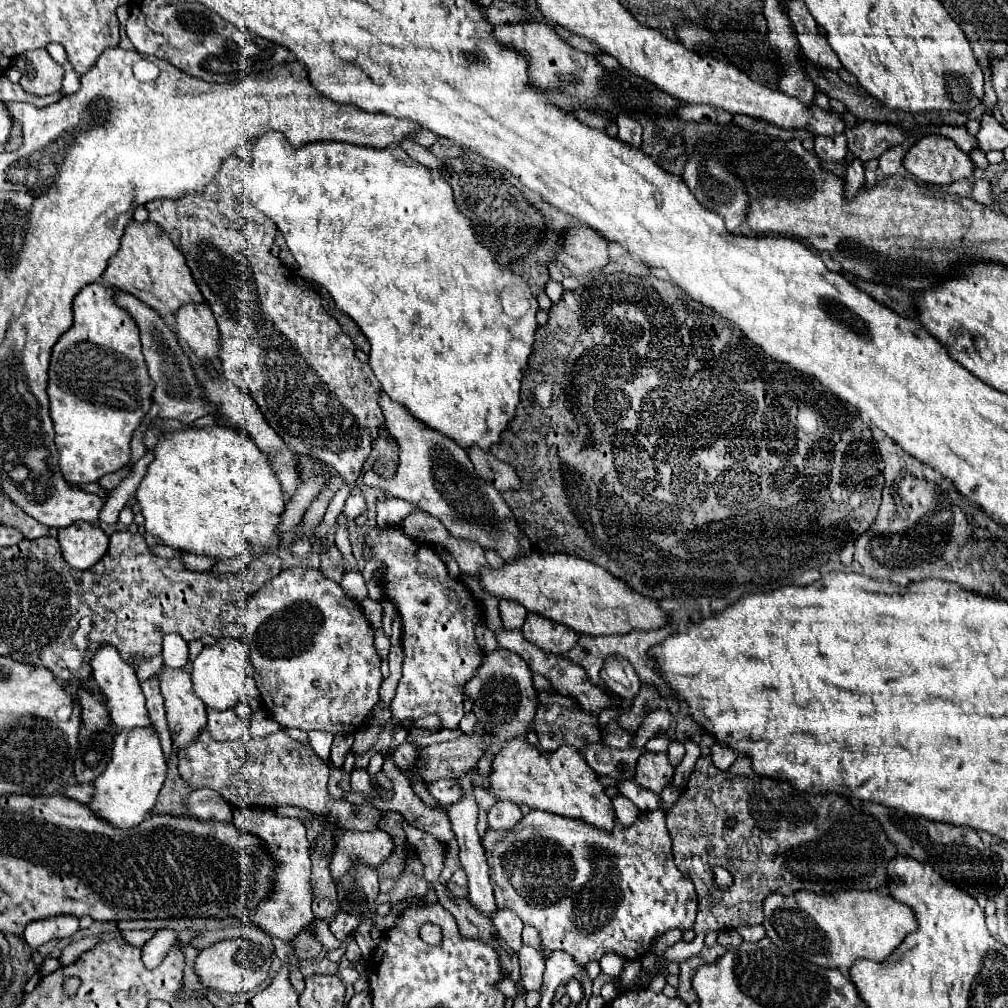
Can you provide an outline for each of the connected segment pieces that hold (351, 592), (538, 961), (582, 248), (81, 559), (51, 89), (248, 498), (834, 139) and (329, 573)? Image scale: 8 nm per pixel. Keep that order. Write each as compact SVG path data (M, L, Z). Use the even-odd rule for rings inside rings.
M348 571L348 573L344 573L340 587L342 587L344 593L346 593L350 599L354 599L356 603L362 603L362 601L368 597L368 591L366 591L366 585L364 585L364 577L362 577L358 571Z
M522 947L518 951L520 959L520 979L526 991L540 989L542 973L544 973L544 955L536 951L536 947Z
M574 227L564 231L564 247L558 253L558 261L578 273L590 273L602 269L608 263L608 239L602 239L592 227Z
M78 521L70 527L58 529L58 543L64 559L76 569L88 569L96 565L108 549L108 535L86 521Z
M46 49L26 51L14 57L14 65L22 73L20 85L34 95L52 95L60 91L64 69Z
M226 425L164 431L150 453L154 459L136 489L138 505L146 517L144 527L150 535L160 537L172 549L210 555L218 561L238 557L244 551L262 555L268 547L278 547L276 527L284 511L284 495L270 461L250 439L250 433Z
M832 135L832 137L816 137L814 141L814 153L822 161L840 161L846 157L846 137L844 135Z
M332 547L332 549L324 551L322 557L324 557L324 563L320 565L320 571L330 579L340 579L340 575L342 575L342 557L340 557L340 553Z

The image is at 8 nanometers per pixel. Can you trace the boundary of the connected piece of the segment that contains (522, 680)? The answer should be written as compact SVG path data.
M508 649L484 653L482 665L464 687L464 695L474 701L472 713L478 717L478 725L500 741L510 741L524 735L534 721L538 707L538 691L532 685L532 669L518 653Z

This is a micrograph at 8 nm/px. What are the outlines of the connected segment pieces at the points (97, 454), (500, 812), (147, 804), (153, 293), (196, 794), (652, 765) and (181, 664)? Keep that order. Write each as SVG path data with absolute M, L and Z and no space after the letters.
M94 283L94 285L86 285L74 299L74 323L70 327L70 331L66 331L66 335L62 335L62 339L58 339L54 351L52 351L52 357L50 357L50 371L48 371L48 399L50 399L50 417L54 421L54 431L56 431L56 449L58 449L58 465L60 465L60 471L64 475L66 481L70 483L94 483L98 481L100 477L108 475L108 473L114 473L118 469L122 469L128 459L130 459L130 439L132 439L132 433L138 429L142 417L148 413L150 405L152 405L152 379L146 371L146 363L144 363L144 355L142 355L142 345L140 345L140 337L138 337L138 327L134 323L134 319L122 309L118 307L114 301L112 301L112 291L100 283Z
M498 801L490 811L488 811L488 827L496 831L508 831L512 829L518 821L522 819L522 811L516 803L508 801Z
M130 729L120 731L114 737L114 753L112 761L92 783L94 793L90 799L90 807L96 817L112 823L114 827L126 829L144 821L150 809L156 803L158 791L166 779L166 759L156 735L156 729Z
M150 221L128 223L120 241L120 249L110 259L102 281L106 285L110 283L112 287L120 287L122 291L136 295L160 315L176 315L176 311L186 303L204 303L204 297L198 291L198 285L194 283L192 273L184 263L184 257L172 245L168 235L164 235L164 231L160 231L160 227Z
M196 789L190 793L186 807L192 815L206 821L232 821L234 809L218 795L218 791Z
M644 753L638 759L634 781L654 793L662 793L664 787L672 783L674 767L670 765L666 753Z
M178 633L164 635L162 665L170 667L170 669L186 669L188 667L188 643Z

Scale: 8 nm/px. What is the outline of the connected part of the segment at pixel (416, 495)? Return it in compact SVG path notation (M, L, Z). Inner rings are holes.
M380 391L380 409L386 419L386 429L398 443L400 463L396 475L390 479L380 477L374 471L364 474L364 485L388 491L392 497L414 503L418 509L438 517L452 537L470 539L480 543L484 549L492 547L504 561L514 561L518 555L530 553L530 541L516 525L516 519L500 493L480 479L468 459L468 453L458 447L452 439L446 439L440 431L430 431L424 423L414 421L410 411L402 403L394 403L386 393Z

